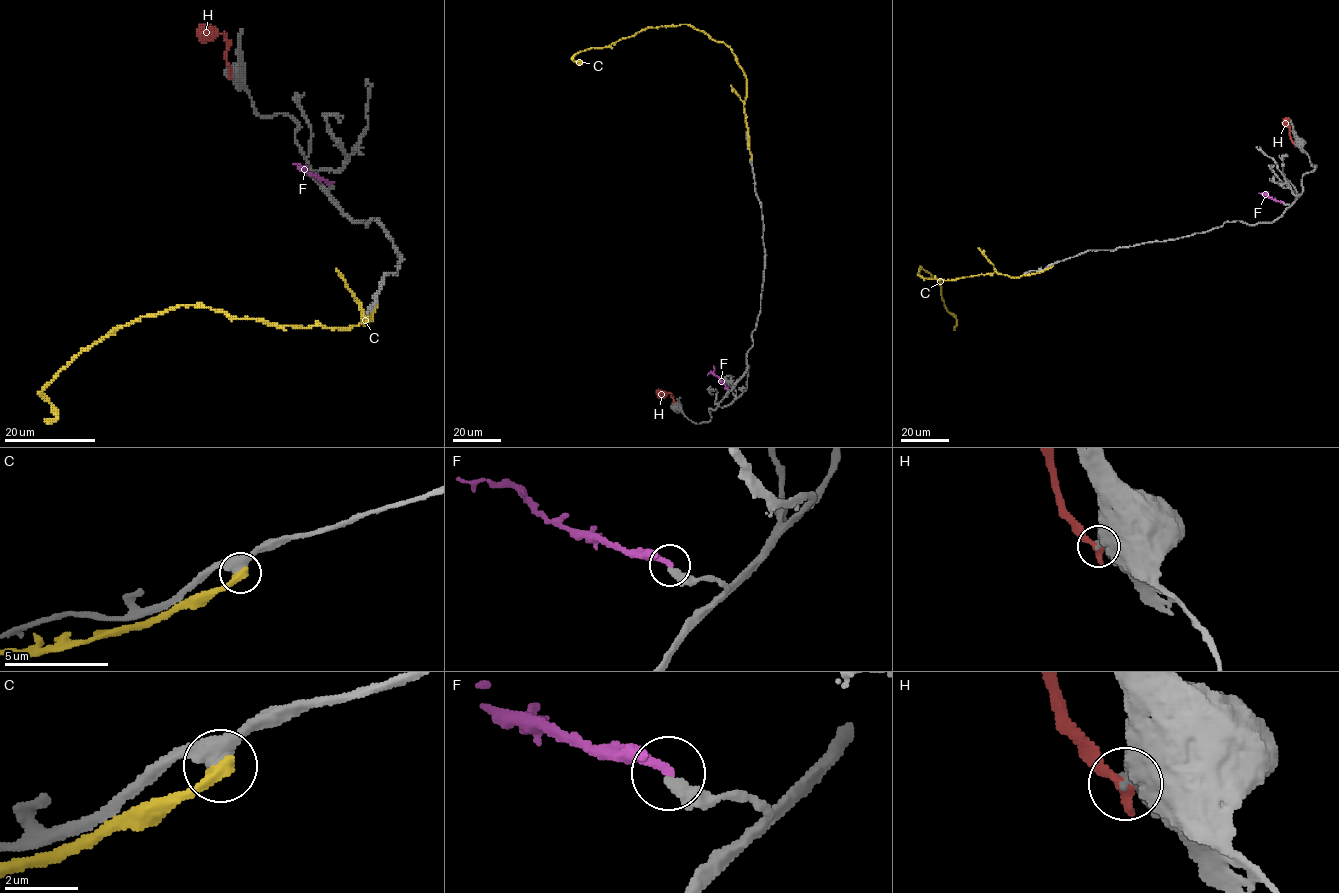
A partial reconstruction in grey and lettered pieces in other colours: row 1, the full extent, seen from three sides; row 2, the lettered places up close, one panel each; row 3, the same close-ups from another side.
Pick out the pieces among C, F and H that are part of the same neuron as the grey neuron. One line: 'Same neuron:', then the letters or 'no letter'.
Same neuron: no letter

